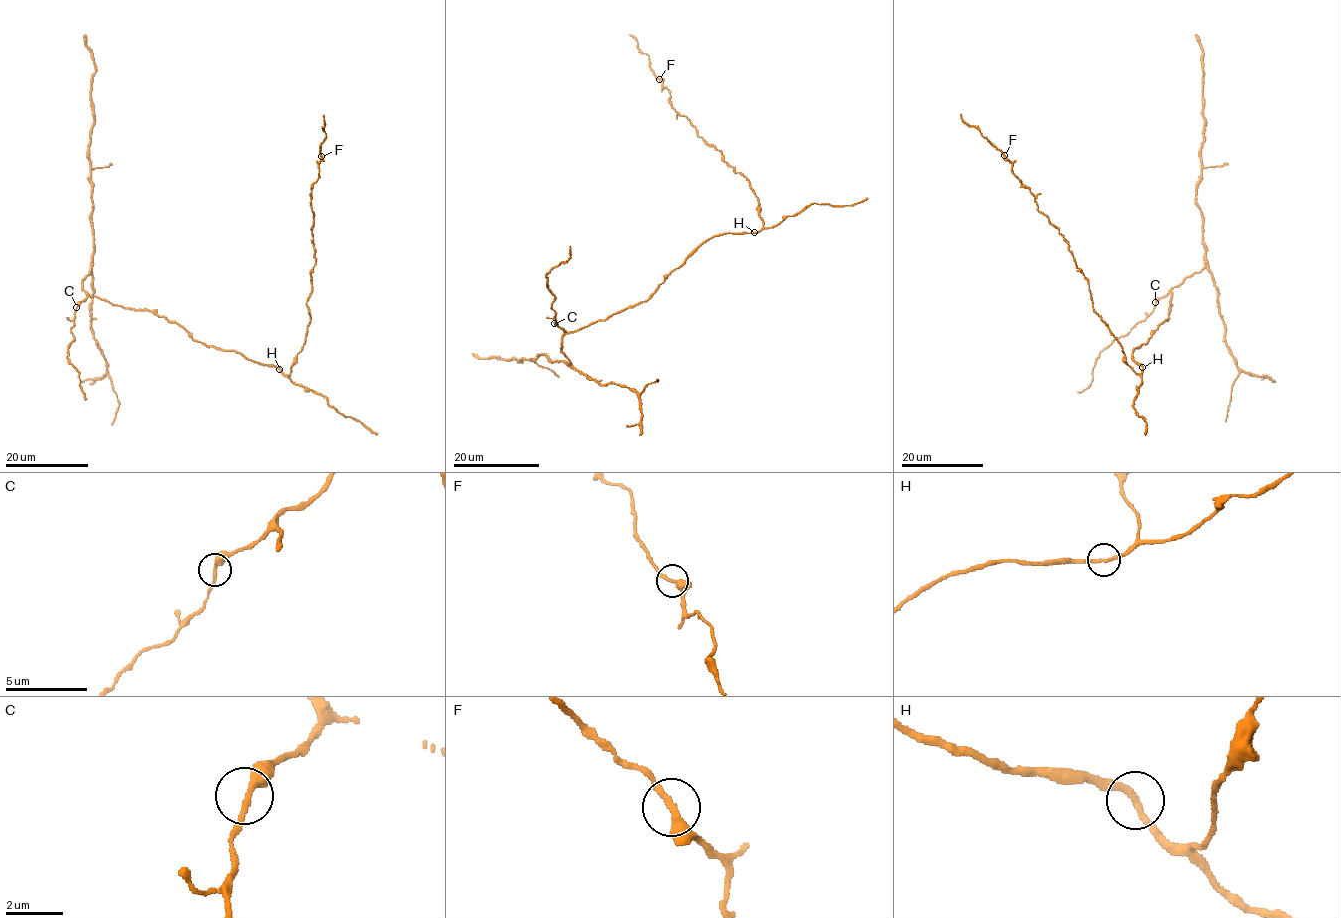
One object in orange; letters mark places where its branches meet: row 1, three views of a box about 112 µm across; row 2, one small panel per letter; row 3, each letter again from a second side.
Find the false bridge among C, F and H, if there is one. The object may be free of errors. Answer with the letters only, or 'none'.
none

